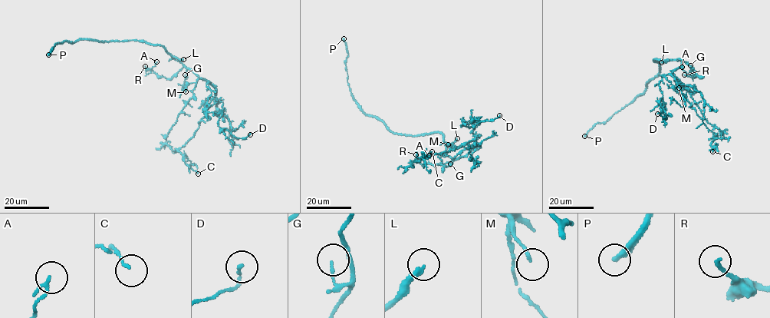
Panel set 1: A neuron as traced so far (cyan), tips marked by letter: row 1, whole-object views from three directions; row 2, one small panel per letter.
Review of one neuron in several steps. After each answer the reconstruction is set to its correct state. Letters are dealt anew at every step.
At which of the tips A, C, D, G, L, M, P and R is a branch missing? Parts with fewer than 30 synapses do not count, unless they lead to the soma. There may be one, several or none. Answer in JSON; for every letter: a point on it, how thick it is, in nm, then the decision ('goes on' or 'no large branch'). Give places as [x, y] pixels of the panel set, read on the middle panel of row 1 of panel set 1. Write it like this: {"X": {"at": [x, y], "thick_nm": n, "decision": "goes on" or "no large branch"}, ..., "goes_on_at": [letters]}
{"A": {"at": [429, 155], "thick_nm": 140, "decision": "no large branch"}, "C": {"at": [432, 151], "thick_nm": 60, "decision": "no large branch"}, "D": {"at": [499, 115], "thick_nm": 130, "decision": "no large branch"}, "G": {"at": [450, 163], "thick_nm": 120, "decision": "no large branch"}, "L": {"at": [457, 138], "thick_nm": 260, "decision": "goes on"}, "M": {"at": [448, 144], "thick_nm": 110, "decision": "no large branch"}, "P": {"at": [343, 38], "thick_nm": 340, "decision": "goes on"}, "R": {"at": [416, 154], "thick_nm": 170, "decision": "no large branch"}, "goes_on_at": ["L", "P"]}

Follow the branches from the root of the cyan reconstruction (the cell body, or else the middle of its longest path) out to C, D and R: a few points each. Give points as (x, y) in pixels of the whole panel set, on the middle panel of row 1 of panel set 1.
C: (445, 143), (445, 154), (456, 159), (468, 154), (478, 137), (449, 151), (420, 157), (422, 152), (432, 151)
D: (445, 143), (447, 155), (465, 156), (477, 137), (471, 132), (475, 127), (463, 124), (499, 115)
R: (445, 143), (445, 154), (452, 159), (449, 162), (422, 165), (416, 154)

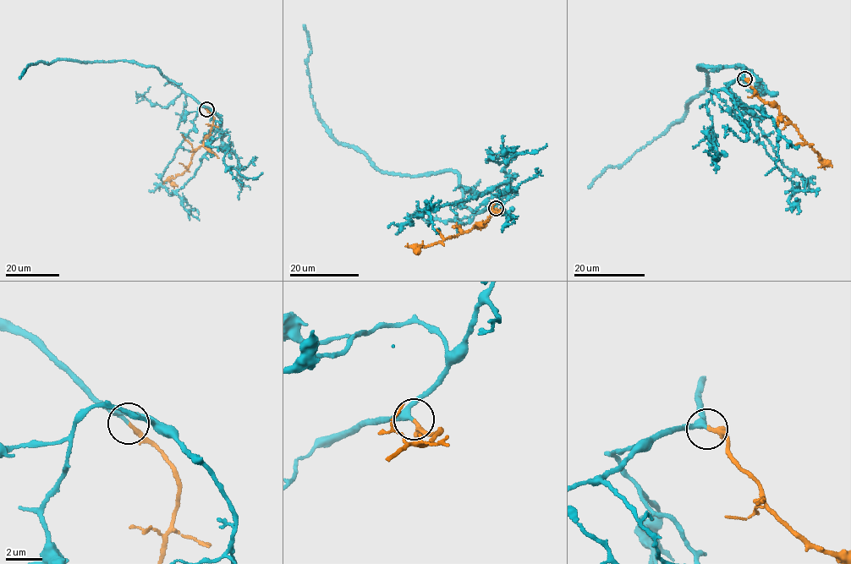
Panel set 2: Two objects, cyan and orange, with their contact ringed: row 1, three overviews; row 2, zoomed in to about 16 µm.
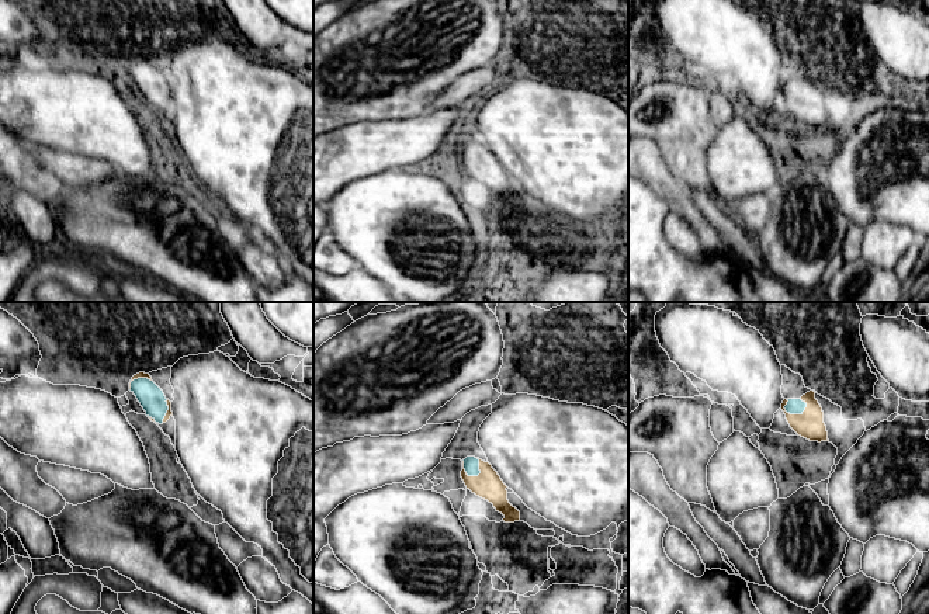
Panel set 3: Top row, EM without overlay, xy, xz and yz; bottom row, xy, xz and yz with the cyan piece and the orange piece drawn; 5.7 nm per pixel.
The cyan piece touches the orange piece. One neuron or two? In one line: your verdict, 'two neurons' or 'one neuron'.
one neuron

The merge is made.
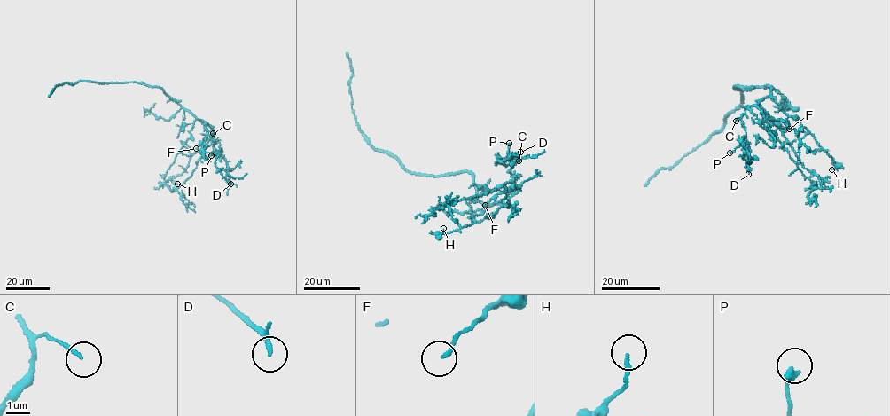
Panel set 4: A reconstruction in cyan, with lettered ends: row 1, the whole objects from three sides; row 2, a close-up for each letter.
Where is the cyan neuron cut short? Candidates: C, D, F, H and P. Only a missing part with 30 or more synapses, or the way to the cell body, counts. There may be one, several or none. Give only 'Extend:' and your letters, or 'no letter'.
Extend: no letter

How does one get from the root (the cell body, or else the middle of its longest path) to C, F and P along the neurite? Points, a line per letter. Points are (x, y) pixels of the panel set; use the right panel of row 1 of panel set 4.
C: (749, 87), (767, 84), (772, 88), (771, 95), (746, 106), (745, 113), (736, 121)
F: (749, 87), (767, 84), (772, 87), (771, 95), (755, 105), (765, 118), (789, 129)
P: (749, 87), (767, 84), (772, 88), (771, 95), (746, 106), (741, 118), (746, 143), (729, 153)

